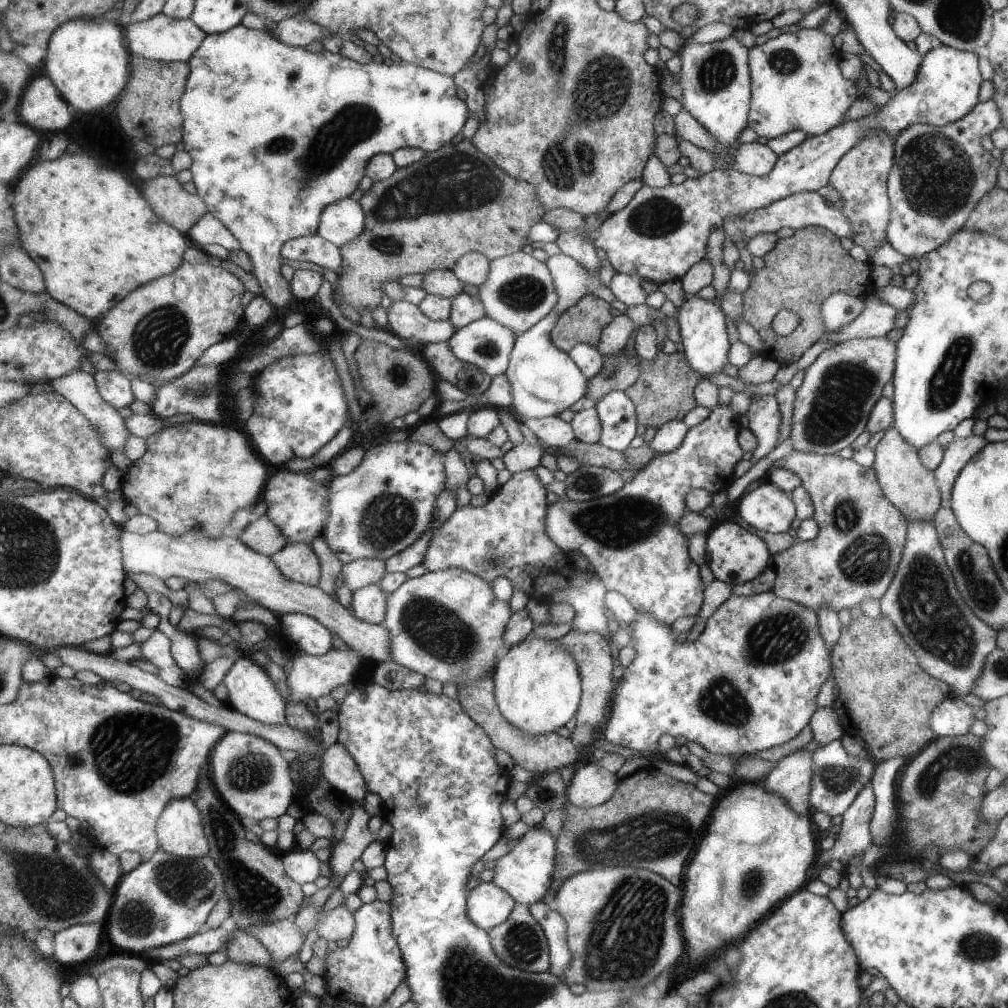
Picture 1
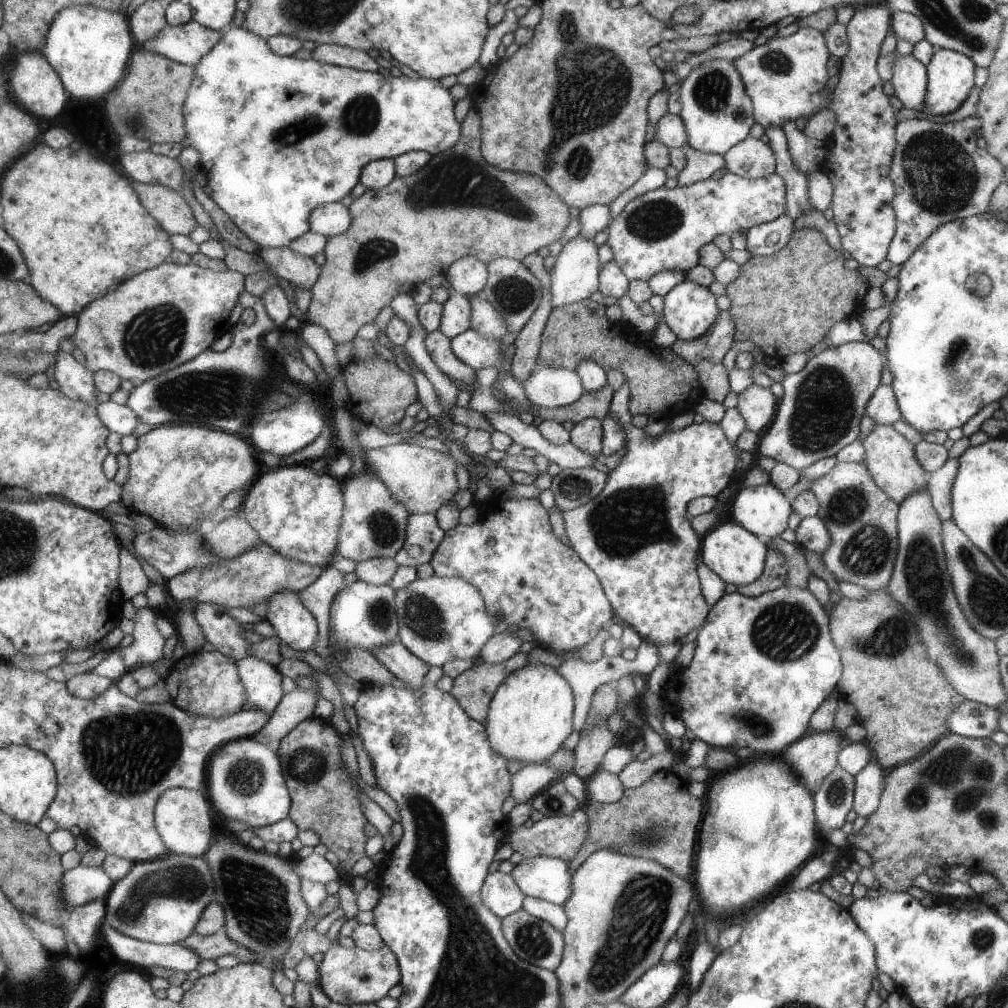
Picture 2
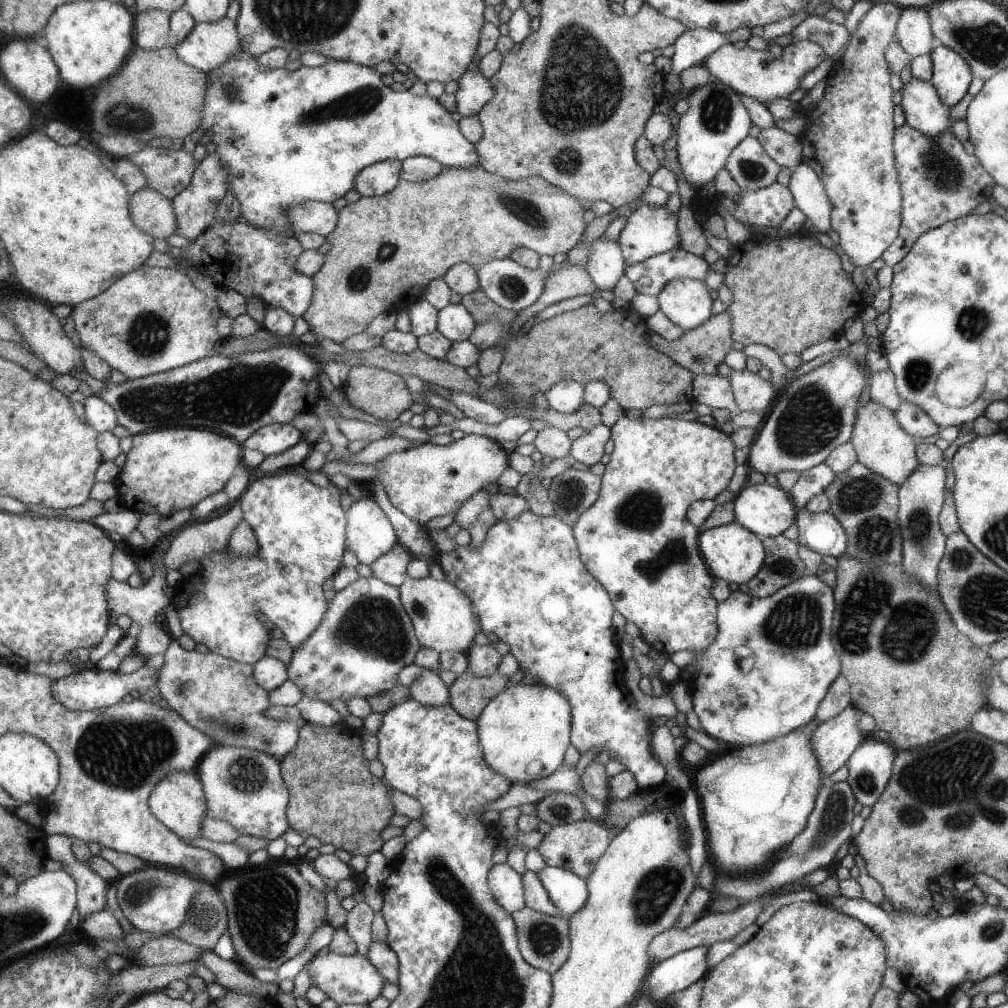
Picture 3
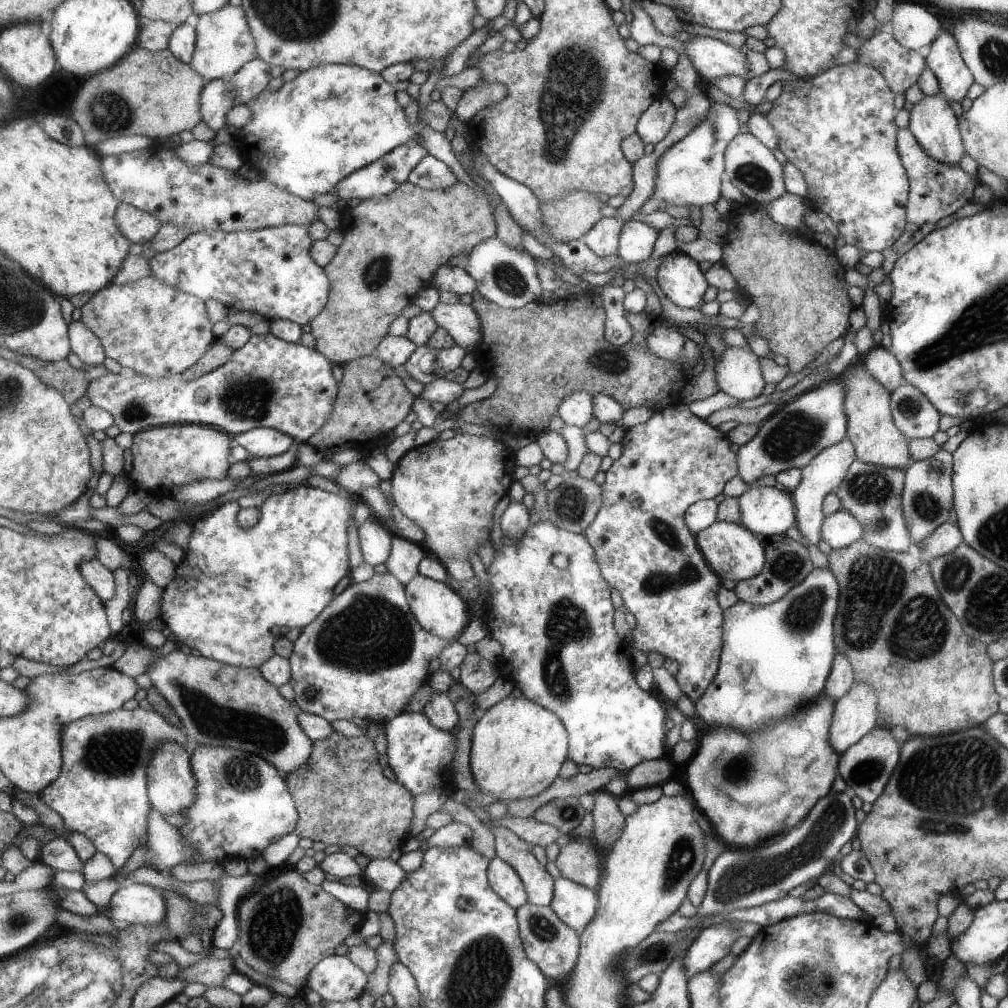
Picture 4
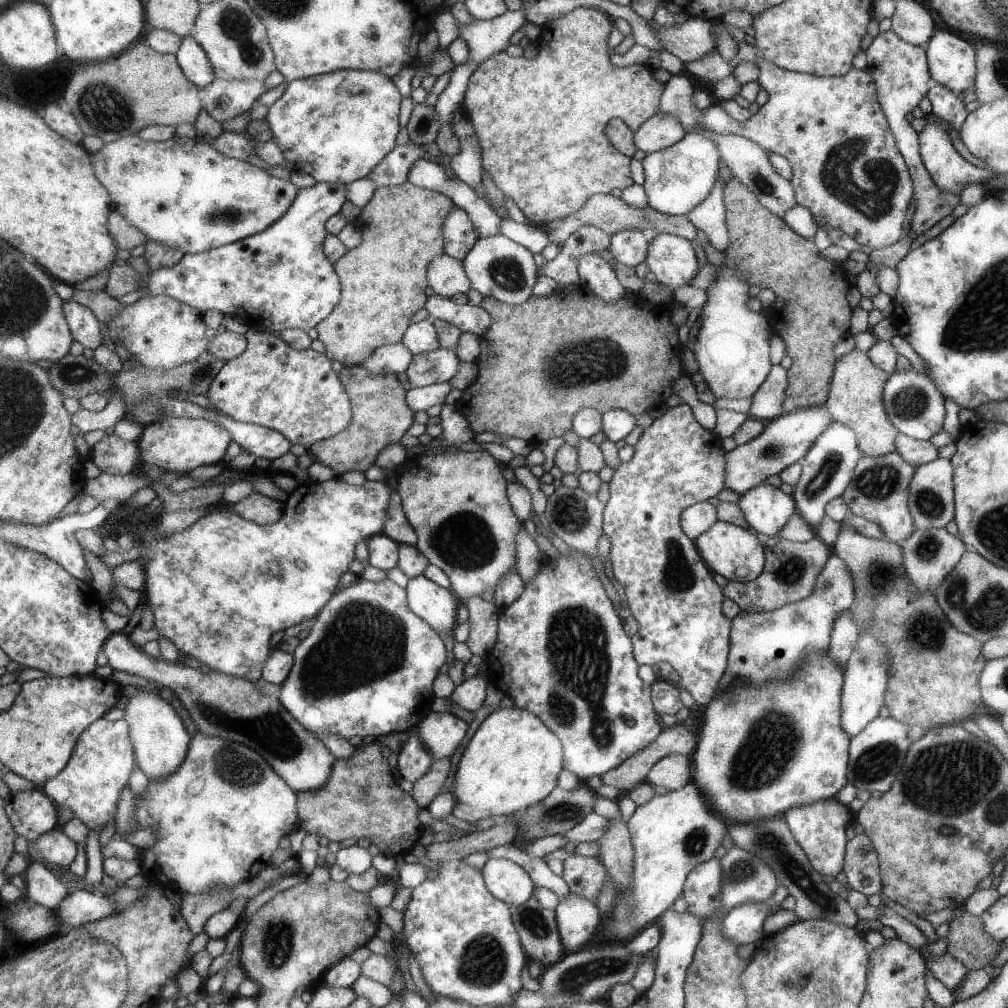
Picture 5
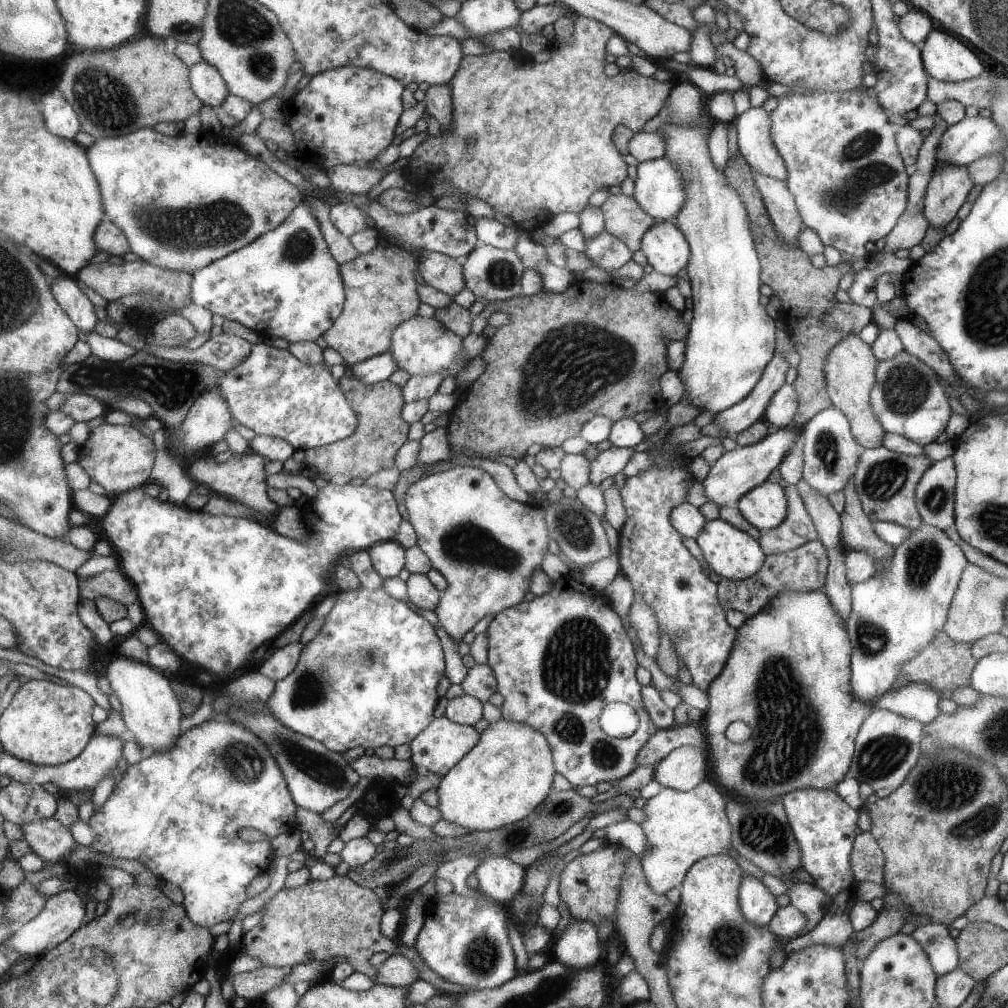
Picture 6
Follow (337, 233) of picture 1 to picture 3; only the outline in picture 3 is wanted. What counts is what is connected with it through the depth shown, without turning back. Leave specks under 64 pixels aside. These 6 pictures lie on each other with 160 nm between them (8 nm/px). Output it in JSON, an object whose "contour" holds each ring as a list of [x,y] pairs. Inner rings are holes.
{"contour":[[[307,201],[288,210],[288,220],[298,233],[319,233],[328,236],[338,226],[340,211],[331,203]]]}

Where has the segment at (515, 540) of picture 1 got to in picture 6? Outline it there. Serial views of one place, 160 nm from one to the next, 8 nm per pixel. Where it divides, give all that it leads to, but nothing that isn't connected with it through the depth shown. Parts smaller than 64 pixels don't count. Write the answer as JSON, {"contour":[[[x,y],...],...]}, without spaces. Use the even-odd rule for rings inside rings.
{"contour":[[[569,574],[563,576],[554,583],[553,588],[547,594],[538,597],[536,596],[532,601],[523,601],[522,603],[512,606],[511,608],[504,610],[503,613],[495,616],[489,625],[488,637],[488,665],[495,674],[497,680],[497,691],[505,698],[502,704],[504,718],[516,723],[529,725],[535,730],[541,731],[549,739],[554,754],[557,772],[564,776],[573,788],[577,787],[580,790],[583,787],[593,787],[601,781],[614,784],[614,782],[621,780],[621,778],[627,776],[627,774],[637,767],[636,754],[639,752],[641,746],[648,741],[648,738],[651,737],[658,728],[653,726],[651,718],[647,716],[647,712],[645,712],[645,708],[643,708],[641,694],[639,694],[641,686],[637,684],[637,680],[635,680],[635,676],[633,676],[633,672],[635,672],[635,668],[637,668],[635,654],[633,654],[633,646],[631,646],[629,638],[625,636],[625,630],[623,630],[623,626],[621,626],[619,616],[617,616],[617,614],[615,614],[615,612],[613,612],[613,610],[611,610],[603,600],[601,600],[601,596],[597,596],[597,592],[593,592],[583,583],[578,583],[575,579],[571,578]],[[611,703],[626,704],[633,708],[637,713],[638,723],[633,734],[630,734],[625,738],[619,738],[609,736],[601,730],[599,722],[601,711],[605,706]],[[571,758],[573,758],[573,760],[577,760],[573,766],[569,766],[569,760],[571,760]]]}

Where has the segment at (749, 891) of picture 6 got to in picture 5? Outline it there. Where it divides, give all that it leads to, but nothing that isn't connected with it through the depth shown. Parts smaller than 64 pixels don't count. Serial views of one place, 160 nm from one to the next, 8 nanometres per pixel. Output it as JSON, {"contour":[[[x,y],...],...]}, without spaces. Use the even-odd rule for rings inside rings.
{"contour":[[[745,901],[735,905],[723,917],[720,931],[737,946],[759,941],[765,935],[762,926],[770,913],[770,904],[770,901]]]}

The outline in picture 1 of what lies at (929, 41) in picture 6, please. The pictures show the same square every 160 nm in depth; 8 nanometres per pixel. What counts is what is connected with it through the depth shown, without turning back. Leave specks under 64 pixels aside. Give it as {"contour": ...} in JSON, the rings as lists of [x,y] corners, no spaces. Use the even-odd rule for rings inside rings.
{"contour":[[[938,44],[922,55],[915,80],[909,86],[897,91],[887,104],[878,106],[879,110],[875,114],[845,122],[841,126],[833,127],[818,135],[808,136],[796,147],[780,154],[773,168],[767,174],[758,177],[746,175],[735,168],[713,169],[695,178],[686,178],[677,185],[669,183],[663,187],[649,187],[644,184],[621,210],[608,215],[598,226],[592,240],[593,246],[603,250],[617,273],[652,281],[657,285],[669,280],[678,280],[692,264],[705,257],[704,248],[707,240],[713,230],[723,226],[725,217],[734,217],[736,221],[749,211],[768,207],[791,193],[816,191],[823,185],[827,185],[828,178],[843,153],[847,153],[857,141],[864,140],[871,133],[878,135],[883,133],[895,140],[899,133],[913,124],[921,123],[940,127],[955,122],[975,108],[979,84],[981,84],[981,76],[977,70],[975,53],[958,51],[953,47]]]}

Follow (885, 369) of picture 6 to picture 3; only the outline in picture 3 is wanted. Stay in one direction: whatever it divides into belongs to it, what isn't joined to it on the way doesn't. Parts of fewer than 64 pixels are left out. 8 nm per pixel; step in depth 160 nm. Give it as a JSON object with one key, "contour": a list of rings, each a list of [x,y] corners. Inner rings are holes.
{"contour":[[[902,400],[894,414],[898,424],[911,436],[929,438],[938,432],[933,419],[929,418],[929,415],[925,414],[919,407],[912,406],[910,402]]]}

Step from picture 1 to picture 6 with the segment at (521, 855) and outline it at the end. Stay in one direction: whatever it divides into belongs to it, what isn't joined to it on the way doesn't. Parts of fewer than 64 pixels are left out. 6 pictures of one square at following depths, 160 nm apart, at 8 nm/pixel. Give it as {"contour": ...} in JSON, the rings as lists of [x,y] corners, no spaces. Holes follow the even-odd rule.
{"contour":[[[572,918],[568,928],[554,941],[551,956],[564,965],[585,970],[596,966],[601,958],[597,942],[595,925]]]}

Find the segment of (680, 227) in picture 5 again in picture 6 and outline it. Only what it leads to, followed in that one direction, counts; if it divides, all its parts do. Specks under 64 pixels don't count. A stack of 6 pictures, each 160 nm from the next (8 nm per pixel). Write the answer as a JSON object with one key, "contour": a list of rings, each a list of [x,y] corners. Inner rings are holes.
{"contour":[[[623,193],[609,194],[599,208],[604,218],[603,229],[620,242],[623,242],[627,250],[631,253],[640,248],[640,240],[645,232],[659,222],[657,219],[649,216],[644,210],[641,210],[636,199],[627,197]]]}

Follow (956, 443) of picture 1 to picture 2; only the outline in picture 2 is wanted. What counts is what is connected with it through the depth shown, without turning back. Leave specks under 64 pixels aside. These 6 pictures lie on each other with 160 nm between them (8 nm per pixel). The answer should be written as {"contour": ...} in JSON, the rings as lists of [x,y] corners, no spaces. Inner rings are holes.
{"contour":[[[947,459],[941,468],[930,473],[928,484],[925,486],[941,521],[949,521],[952,518],[951,492],[957,465],[957,459]]]}

